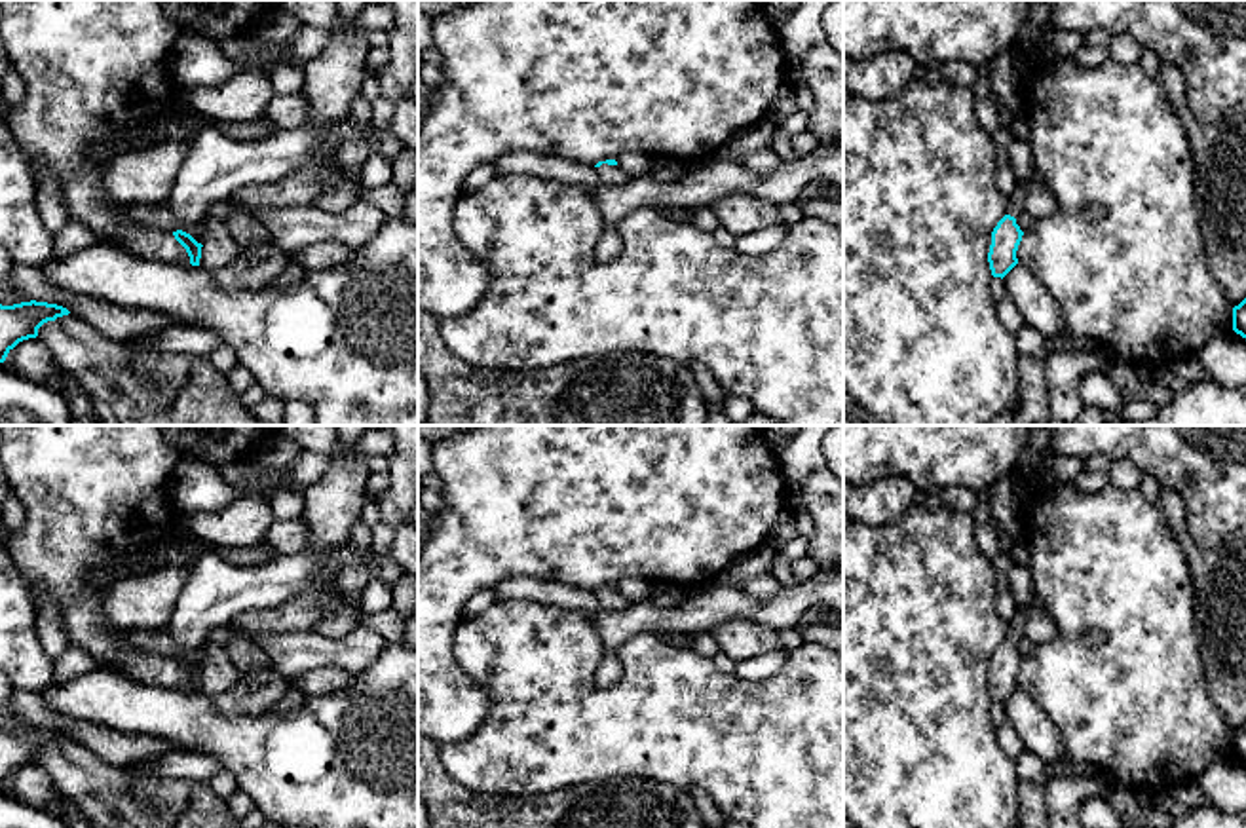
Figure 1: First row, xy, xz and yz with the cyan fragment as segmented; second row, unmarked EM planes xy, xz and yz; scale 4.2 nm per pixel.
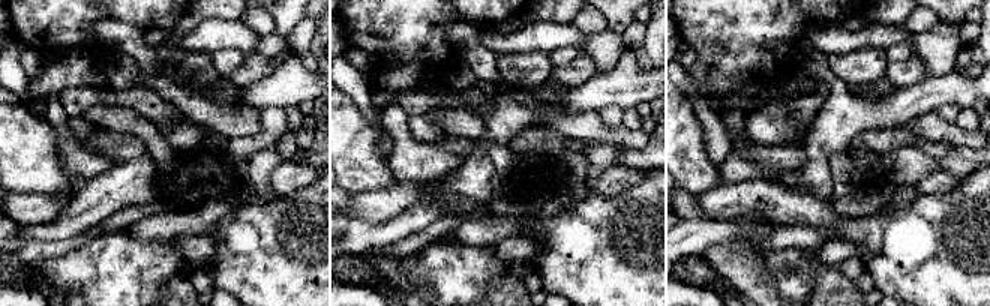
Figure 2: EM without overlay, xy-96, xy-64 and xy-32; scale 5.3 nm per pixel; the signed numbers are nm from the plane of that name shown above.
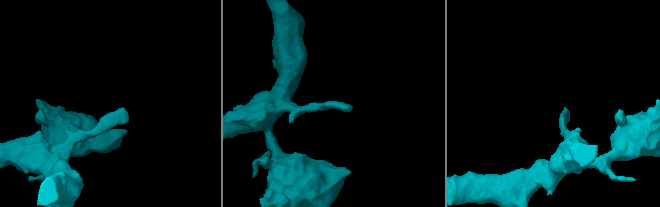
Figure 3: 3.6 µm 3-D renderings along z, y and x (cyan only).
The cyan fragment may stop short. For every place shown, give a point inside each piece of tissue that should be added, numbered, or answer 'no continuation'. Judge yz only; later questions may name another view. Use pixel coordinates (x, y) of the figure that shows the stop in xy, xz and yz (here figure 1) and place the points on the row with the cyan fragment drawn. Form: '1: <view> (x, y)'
1: yz (1017, 206)

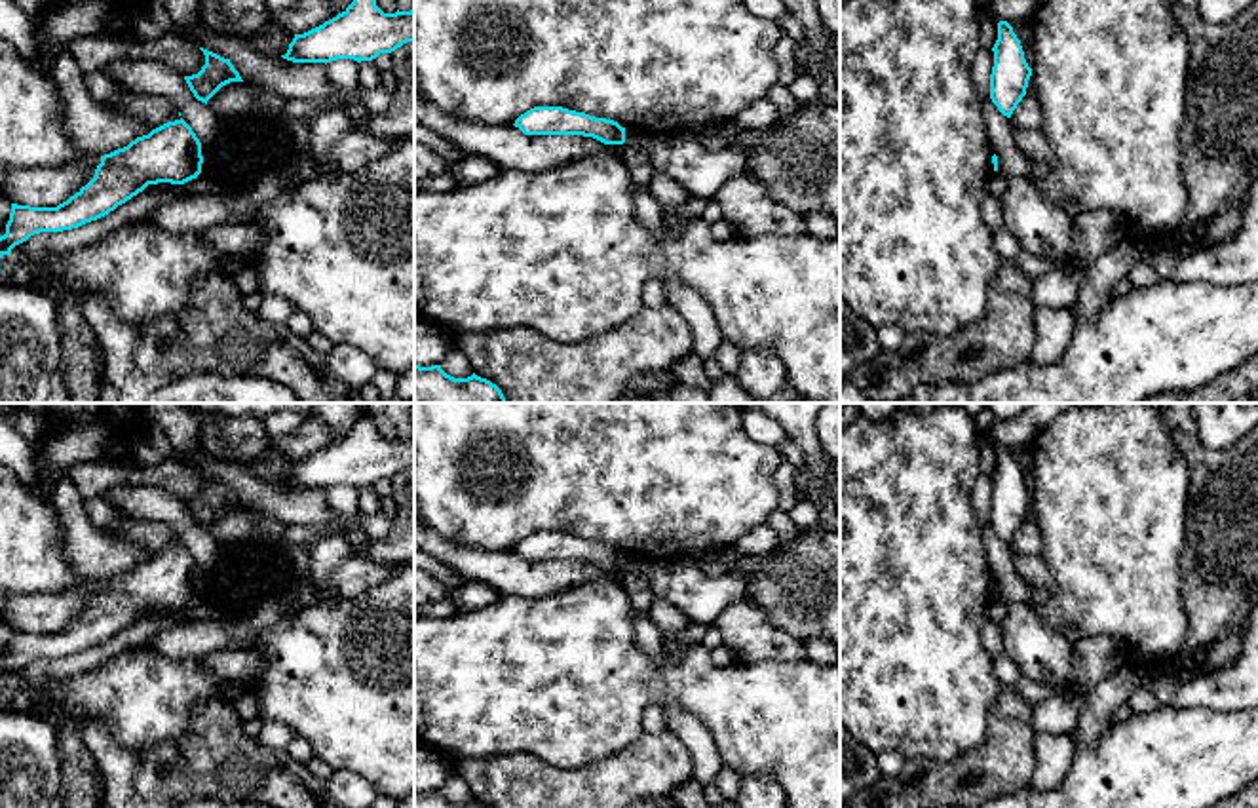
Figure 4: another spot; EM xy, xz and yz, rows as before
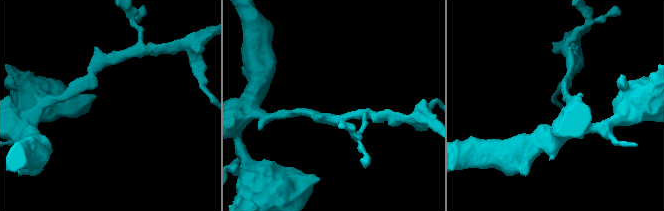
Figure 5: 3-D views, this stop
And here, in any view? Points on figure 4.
no continuation

